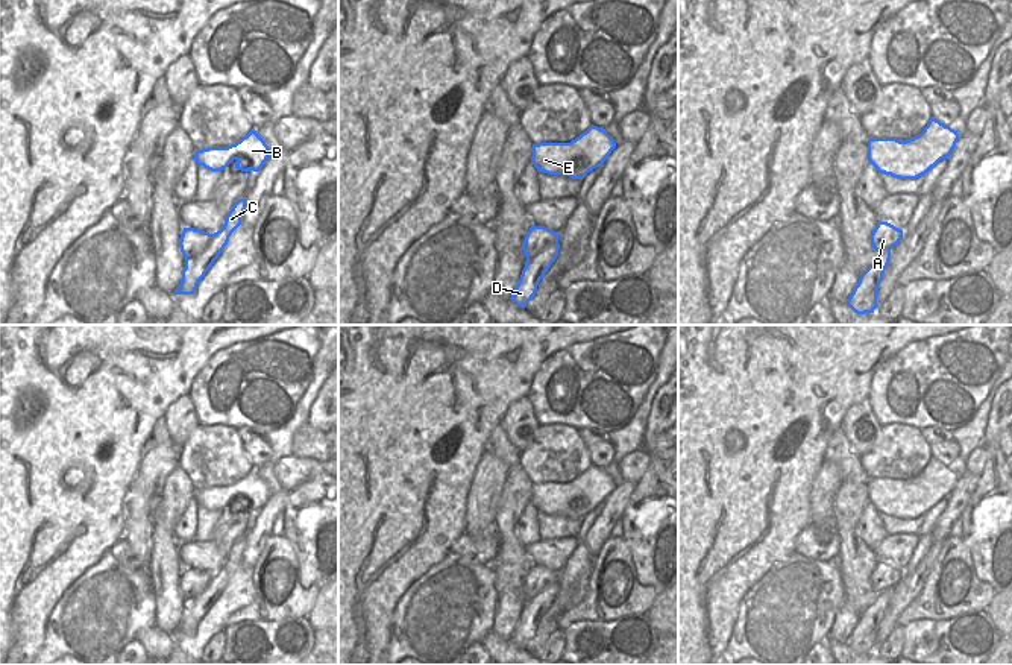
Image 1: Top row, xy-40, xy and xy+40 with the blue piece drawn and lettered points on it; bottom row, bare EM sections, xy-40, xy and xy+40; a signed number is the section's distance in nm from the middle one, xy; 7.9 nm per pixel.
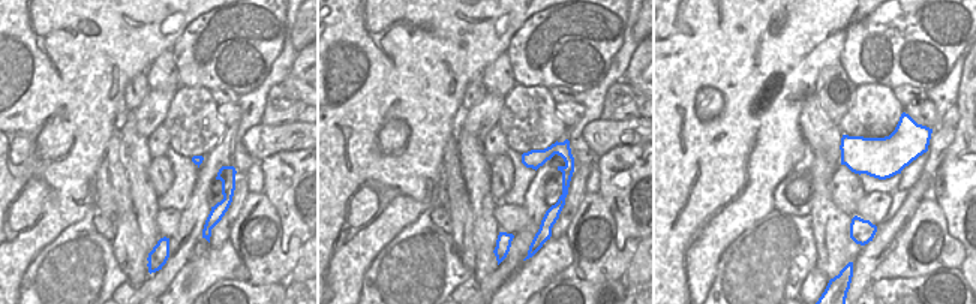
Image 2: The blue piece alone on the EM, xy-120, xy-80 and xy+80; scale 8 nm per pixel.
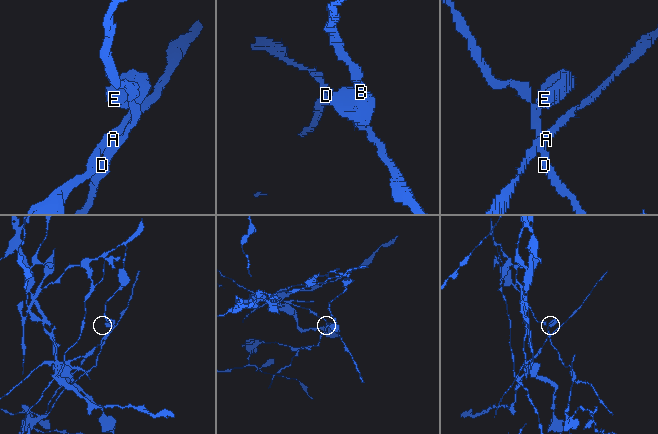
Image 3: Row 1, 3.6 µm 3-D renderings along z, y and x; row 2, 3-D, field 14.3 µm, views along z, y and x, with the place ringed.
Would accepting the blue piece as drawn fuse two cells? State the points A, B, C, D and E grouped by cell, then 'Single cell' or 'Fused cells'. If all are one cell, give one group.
Groups: A / B C D E. Fused cells

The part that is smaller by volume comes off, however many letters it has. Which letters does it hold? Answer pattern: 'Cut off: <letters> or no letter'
Cut off: B, C, D, E

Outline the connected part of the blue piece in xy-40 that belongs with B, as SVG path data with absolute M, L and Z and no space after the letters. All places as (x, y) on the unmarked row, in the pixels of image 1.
M253 469L228 487L196 490L193 500L197 506L203 506L211 512L222 512L235 500L235 509L247 513L249 510L259 512L270 495L269 486Z

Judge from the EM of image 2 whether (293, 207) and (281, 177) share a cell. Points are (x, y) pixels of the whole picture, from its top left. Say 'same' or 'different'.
same

